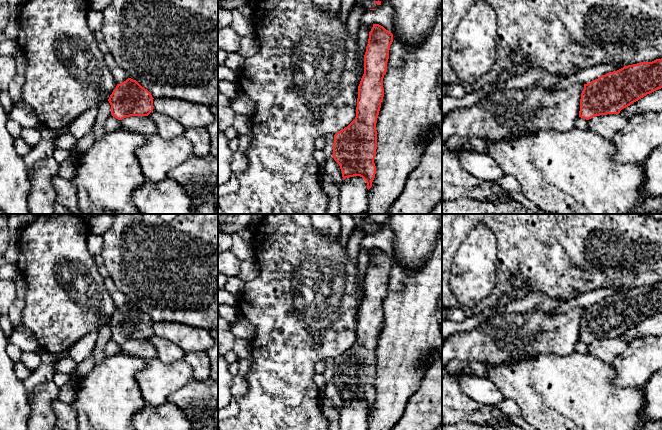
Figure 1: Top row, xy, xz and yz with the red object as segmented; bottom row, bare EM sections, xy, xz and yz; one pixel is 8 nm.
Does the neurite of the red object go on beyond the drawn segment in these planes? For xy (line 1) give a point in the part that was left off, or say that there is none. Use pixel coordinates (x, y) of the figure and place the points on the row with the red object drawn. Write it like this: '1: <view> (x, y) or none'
1: none

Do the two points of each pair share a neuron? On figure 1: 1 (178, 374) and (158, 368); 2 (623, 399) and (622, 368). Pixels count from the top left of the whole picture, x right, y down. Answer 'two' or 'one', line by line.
1: one
2: two

